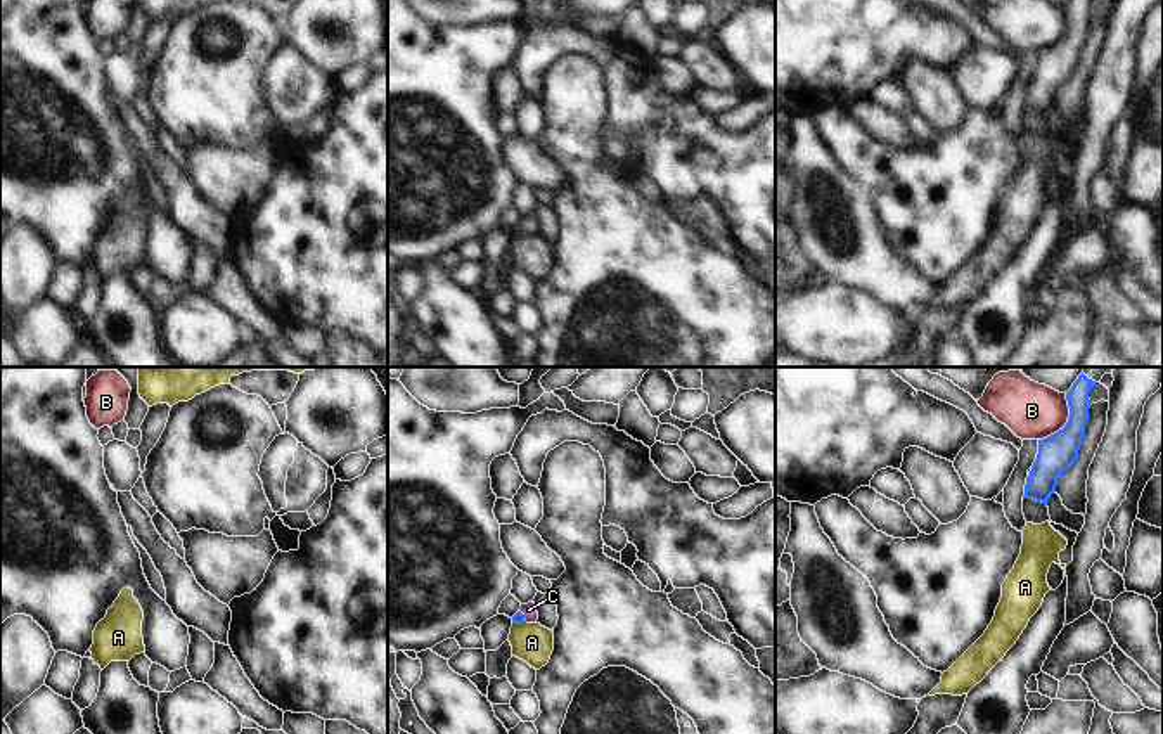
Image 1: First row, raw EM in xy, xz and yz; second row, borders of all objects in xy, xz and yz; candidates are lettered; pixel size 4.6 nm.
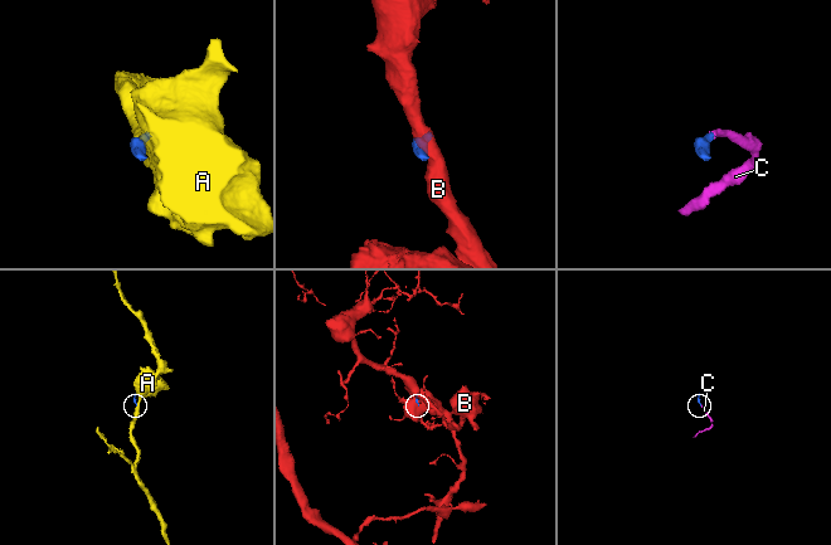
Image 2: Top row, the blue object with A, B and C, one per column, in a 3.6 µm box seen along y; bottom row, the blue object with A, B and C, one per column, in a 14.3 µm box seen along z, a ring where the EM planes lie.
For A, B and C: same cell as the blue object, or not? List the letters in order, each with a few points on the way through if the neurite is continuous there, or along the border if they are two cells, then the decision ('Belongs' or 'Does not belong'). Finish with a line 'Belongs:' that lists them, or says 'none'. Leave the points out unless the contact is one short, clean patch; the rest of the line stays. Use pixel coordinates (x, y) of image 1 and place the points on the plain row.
A: Boundary: xz (513, 234), (525, 236). Does not belong
B: Boundary: yz (1066, 6), (1068, 33), (1039, 52). Does not belong
C: Path across: xz (518, 231), (523, 229), (528, 222). Belongs
Belongs: C.

